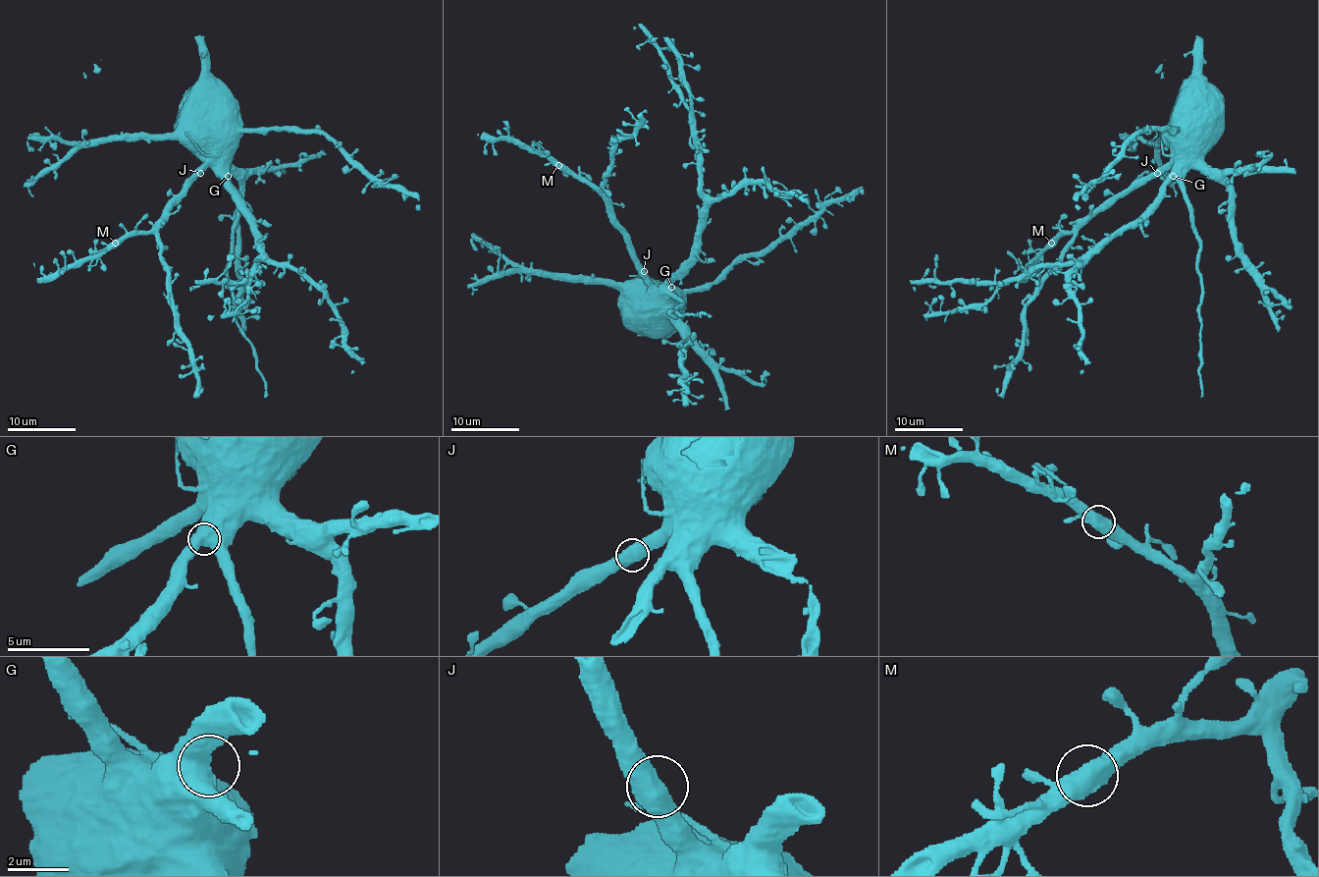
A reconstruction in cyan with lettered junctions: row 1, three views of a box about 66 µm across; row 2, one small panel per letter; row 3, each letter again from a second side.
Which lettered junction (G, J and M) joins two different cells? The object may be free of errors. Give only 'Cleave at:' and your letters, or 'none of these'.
Cleave at: none of these

